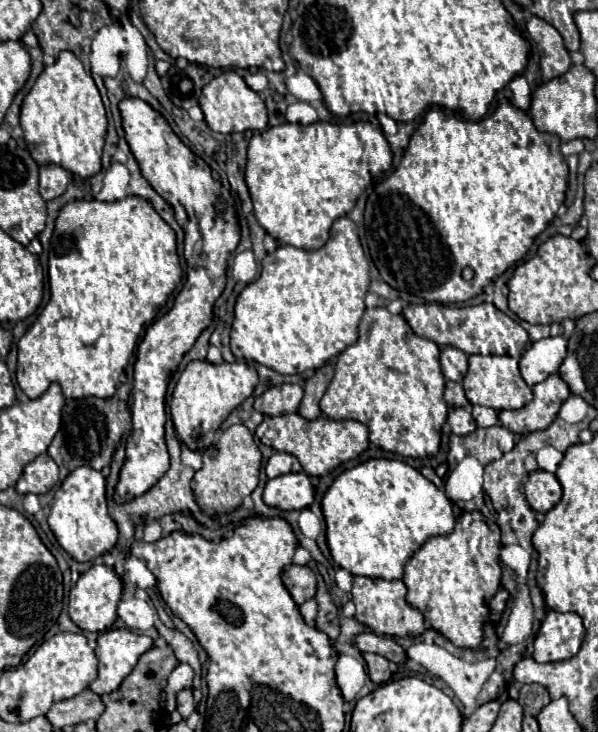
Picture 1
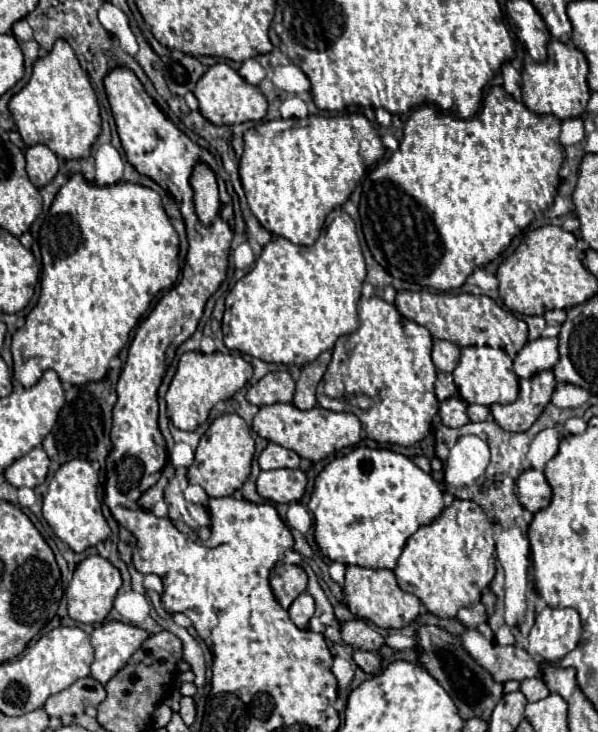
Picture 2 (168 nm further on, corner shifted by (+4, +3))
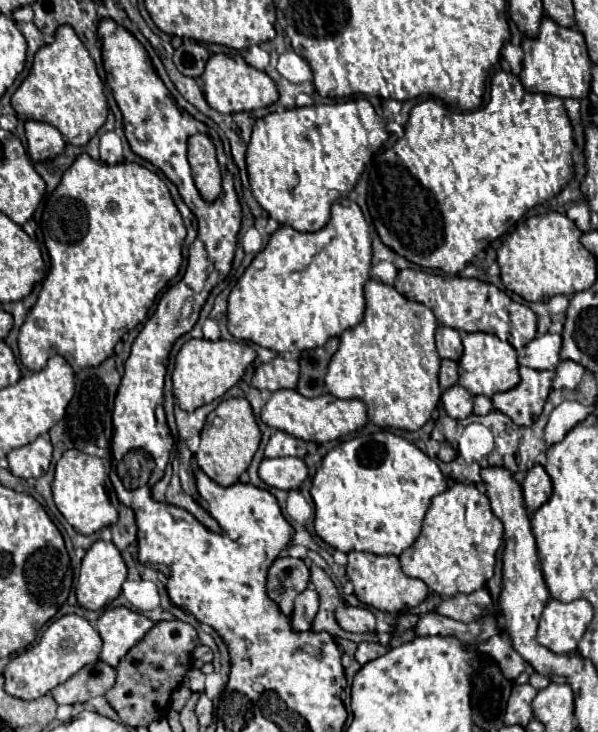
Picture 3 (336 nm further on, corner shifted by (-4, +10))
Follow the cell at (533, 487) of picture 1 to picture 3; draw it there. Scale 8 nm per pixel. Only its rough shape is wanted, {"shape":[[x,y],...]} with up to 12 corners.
{"shape":[[542,465],[528,471],[522,485],[526,507],[536,511],[552,497]]}

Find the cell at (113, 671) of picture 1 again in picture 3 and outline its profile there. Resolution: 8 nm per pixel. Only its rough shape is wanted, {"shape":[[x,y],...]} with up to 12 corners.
{"shape":[[126,607],[96,621],[104,641],[100,659],[116,667],[154,627]]}

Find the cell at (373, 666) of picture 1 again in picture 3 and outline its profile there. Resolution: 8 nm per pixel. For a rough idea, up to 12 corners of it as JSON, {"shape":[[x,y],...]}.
{"shape":[[364,641],[358,645],[360,665],[386,653],[384,645]]}

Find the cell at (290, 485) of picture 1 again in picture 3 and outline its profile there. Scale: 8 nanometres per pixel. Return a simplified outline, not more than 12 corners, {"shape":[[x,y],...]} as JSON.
{"shape":[[298,457],[264,459],[258,473],[266,485],[300,489],[308,467]]}

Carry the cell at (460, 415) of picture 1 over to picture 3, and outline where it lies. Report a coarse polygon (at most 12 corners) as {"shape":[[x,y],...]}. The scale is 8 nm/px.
{"shape":[[454,385],[444,391],[442,405],[452,419],[472,413],[472,395]]}

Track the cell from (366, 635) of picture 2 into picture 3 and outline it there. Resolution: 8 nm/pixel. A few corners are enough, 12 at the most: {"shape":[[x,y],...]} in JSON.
{"shape":[[340,605],[336,621],[350,633],[372,633],[376,617],[366,607]]}

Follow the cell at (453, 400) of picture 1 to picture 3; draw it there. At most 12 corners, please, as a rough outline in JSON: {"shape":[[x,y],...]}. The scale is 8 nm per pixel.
{"shape":[[444,359],[440,387],[458,383],[458,363]]}

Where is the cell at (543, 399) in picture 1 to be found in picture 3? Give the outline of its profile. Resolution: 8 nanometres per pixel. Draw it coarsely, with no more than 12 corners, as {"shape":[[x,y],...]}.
{"shape":[[520,367],[522,381],[492,403],[516,425],[542,413],[554,371]]}

